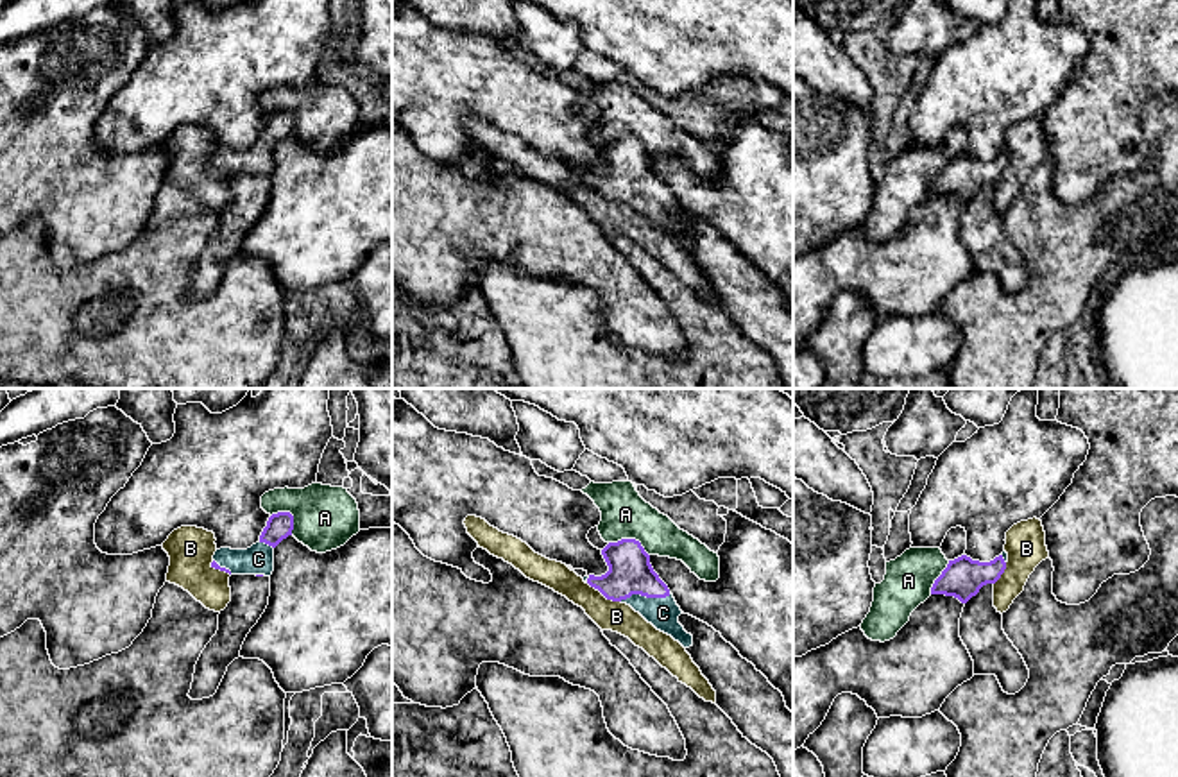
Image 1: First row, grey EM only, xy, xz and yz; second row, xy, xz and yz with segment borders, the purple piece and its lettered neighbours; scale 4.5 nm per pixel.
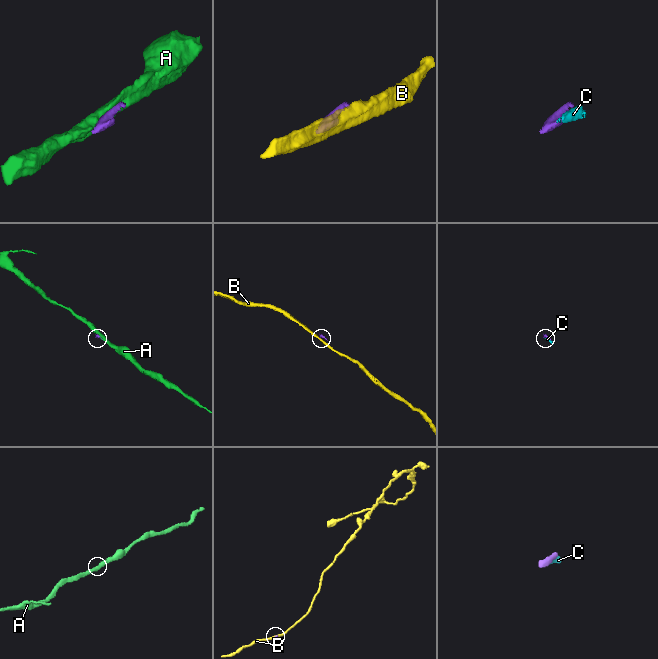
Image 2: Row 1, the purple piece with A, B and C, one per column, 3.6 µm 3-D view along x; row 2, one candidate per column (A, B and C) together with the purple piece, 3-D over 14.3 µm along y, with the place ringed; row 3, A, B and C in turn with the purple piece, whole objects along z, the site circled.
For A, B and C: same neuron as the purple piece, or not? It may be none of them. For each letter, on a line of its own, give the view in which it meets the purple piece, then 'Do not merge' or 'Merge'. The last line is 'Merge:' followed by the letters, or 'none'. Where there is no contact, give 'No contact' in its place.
A: Touches purple in xz. Do not merge
B: Touches purple in xz. Do not merge
C: Touches purple in xz. Merge
Merge: C

